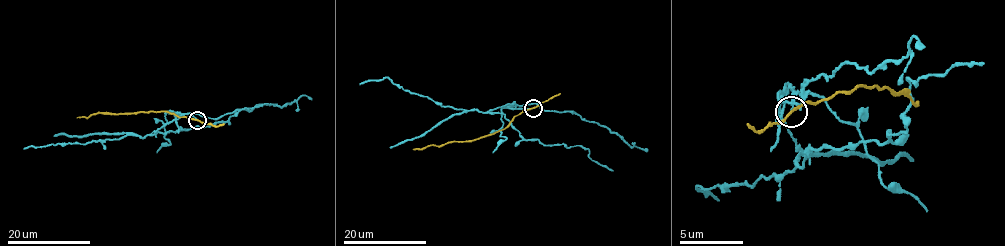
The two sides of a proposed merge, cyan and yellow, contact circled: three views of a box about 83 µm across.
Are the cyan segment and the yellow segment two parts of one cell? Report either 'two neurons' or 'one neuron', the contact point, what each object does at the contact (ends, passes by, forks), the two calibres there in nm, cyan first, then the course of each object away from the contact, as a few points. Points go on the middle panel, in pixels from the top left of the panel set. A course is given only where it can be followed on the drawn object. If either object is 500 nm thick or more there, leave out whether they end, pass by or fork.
two neurons; at (533, 108); cyan ends there; yellow passes by; 120 nm thick on the cyan side, 150 nm on the other; cyan runs (532, 108), (506, 104), (491, 111), (502, 113), (524, 138), (547, 145), (582, 145), (592, 160), (613, 170); yellow runs (532, 108), (516, 115), (505, 128), (493, 134), (413, 149)

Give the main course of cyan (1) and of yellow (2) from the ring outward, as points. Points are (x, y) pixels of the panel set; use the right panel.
1: (792, 111), (789, 92), (779, 117), (808, 152), (884, 143), (906, 130), (906, 79), (983, 63)
2: (792, 111), (852, 88), (871, 85), (894, 95), (906, 92), (919, 104)

